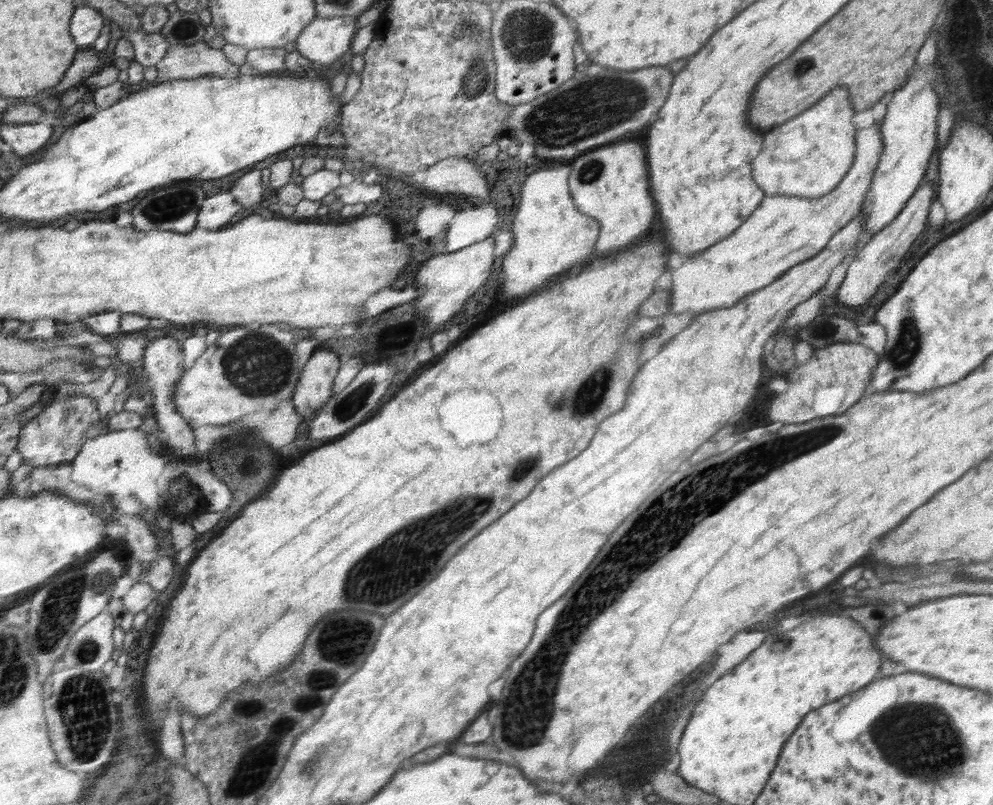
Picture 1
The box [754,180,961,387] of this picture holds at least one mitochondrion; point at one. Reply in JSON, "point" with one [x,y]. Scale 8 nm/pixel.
{"point":[910,340]}

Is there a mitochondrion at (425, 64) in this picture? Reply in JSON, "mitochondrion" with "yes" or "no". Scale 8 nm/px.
{"mitochondrion":"no"}

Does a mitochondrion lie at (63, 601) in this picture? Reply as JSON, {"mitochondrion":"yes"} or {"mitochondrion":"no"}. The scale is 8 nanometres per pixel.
{"mitochondrion":"yes"}

